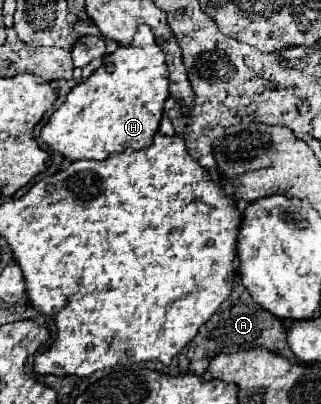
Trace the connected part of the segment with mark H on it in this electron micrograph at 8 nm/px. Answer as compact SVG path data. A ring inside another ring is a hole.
M140 25L138 43L118 47L104 57L104 63L66 97L64 105L52 113L40 137L66 159L104 161L112 153L144 149L160 127L164 101L168 99L168 67L164 53L148 25Z

